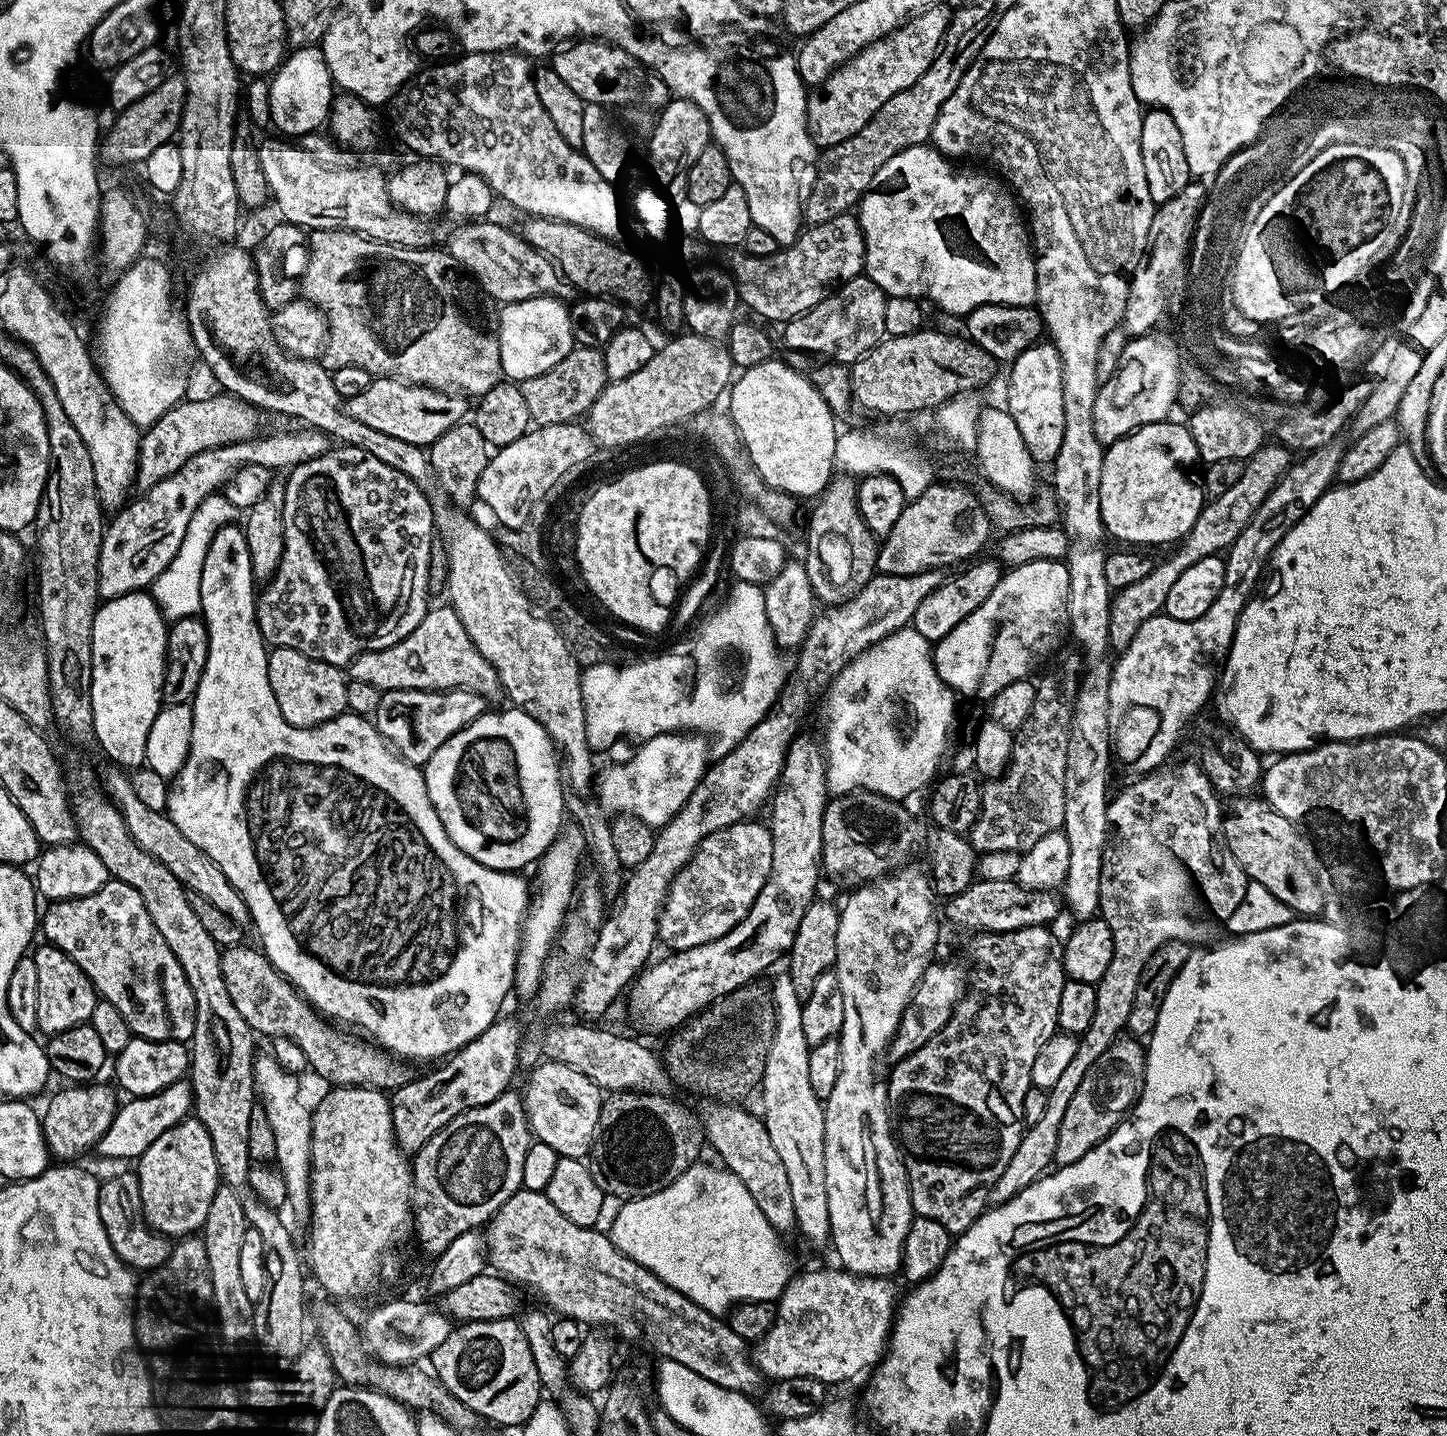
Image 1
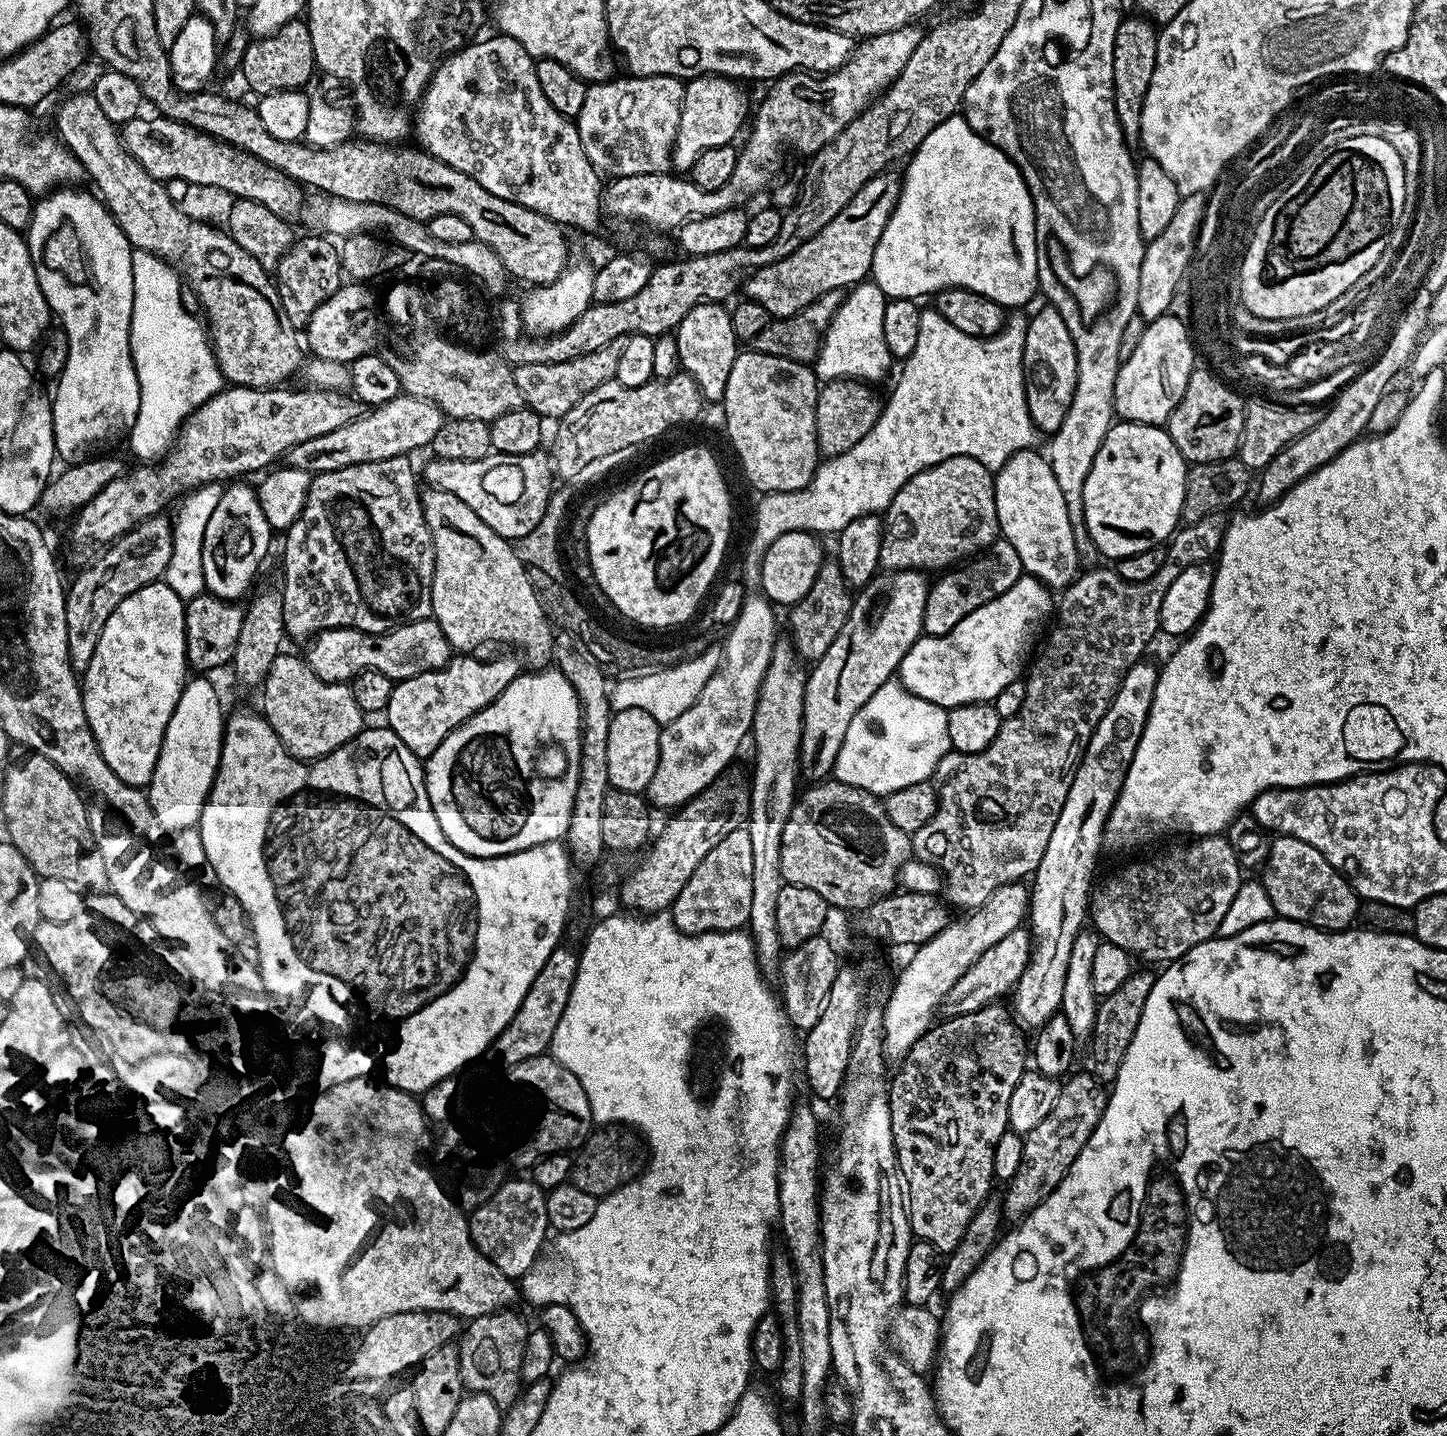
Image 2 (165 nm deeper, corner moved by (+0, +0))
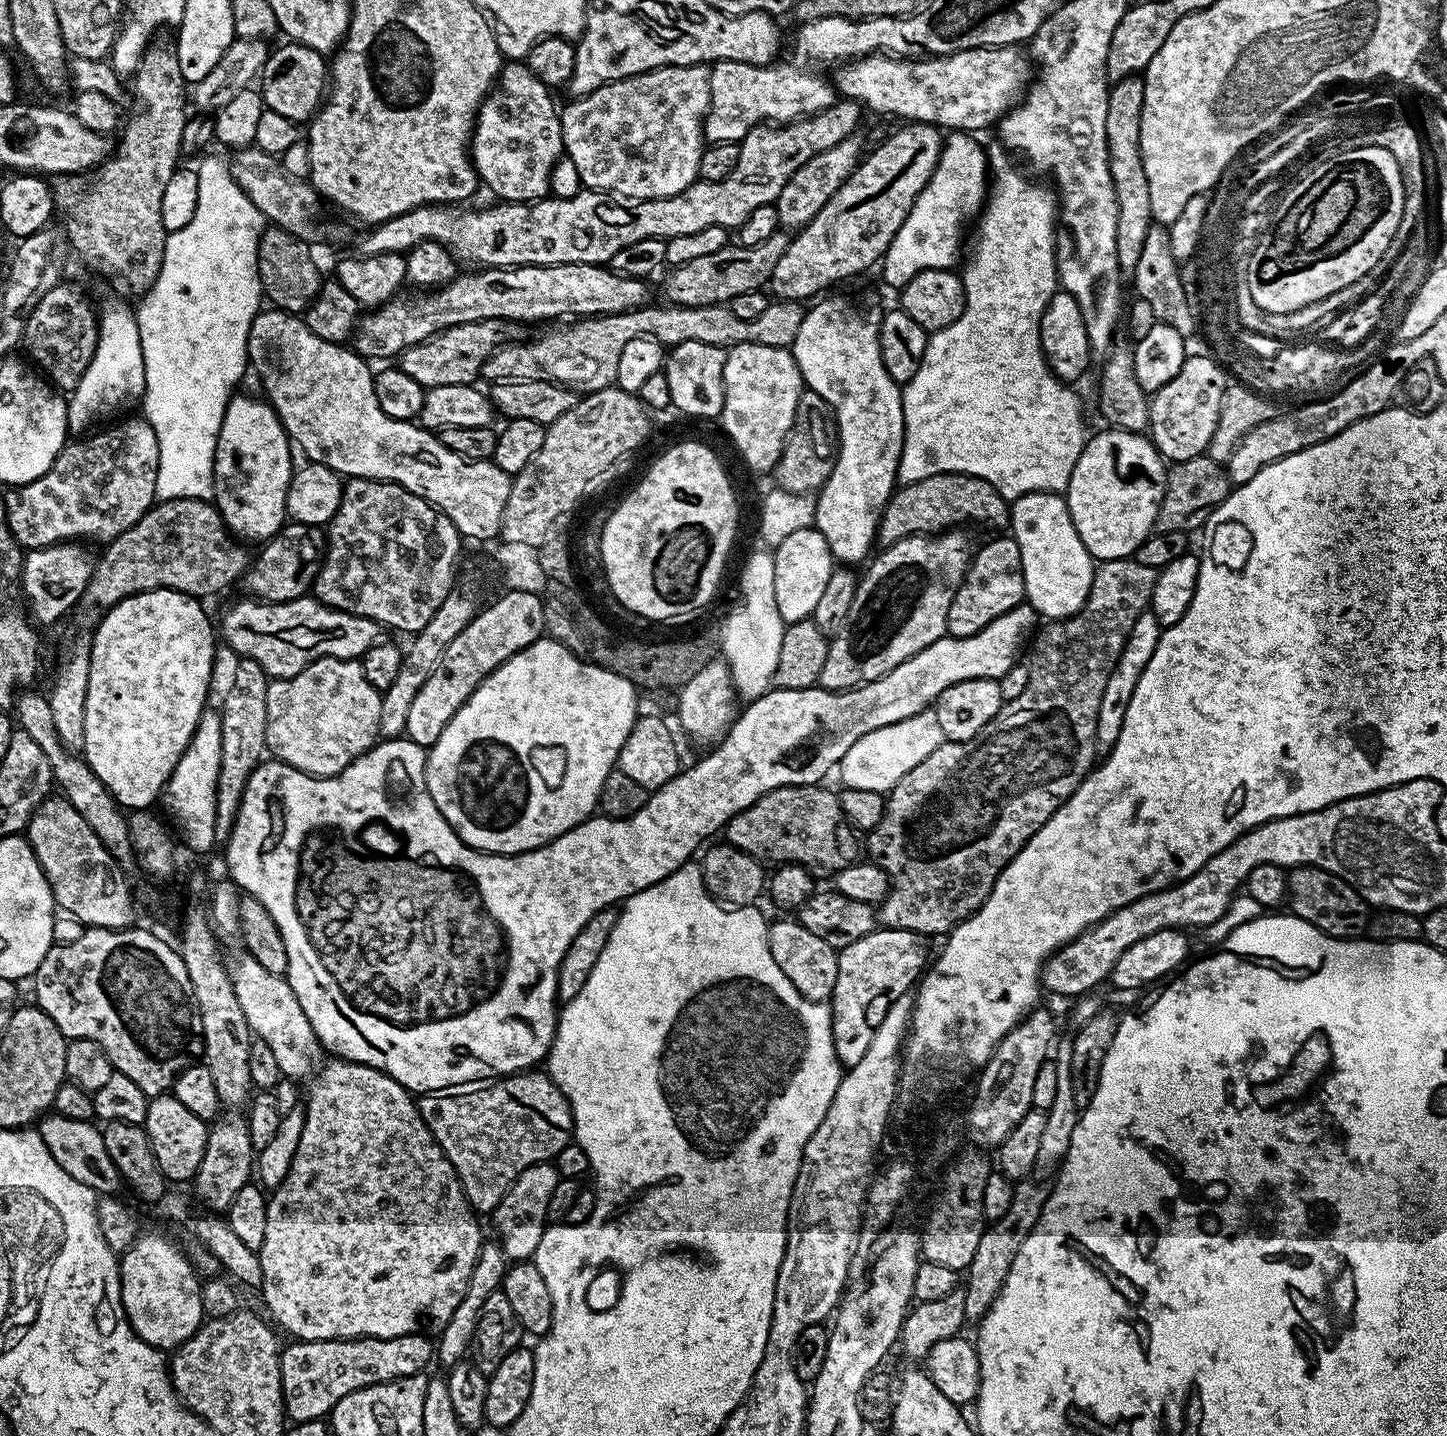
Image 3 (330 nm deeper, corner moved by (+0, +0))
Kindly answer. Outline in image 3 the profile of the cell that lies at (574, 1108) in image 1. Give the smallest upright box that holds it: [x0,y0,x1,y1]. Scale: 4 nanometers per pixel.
[418,1070,574,1214]

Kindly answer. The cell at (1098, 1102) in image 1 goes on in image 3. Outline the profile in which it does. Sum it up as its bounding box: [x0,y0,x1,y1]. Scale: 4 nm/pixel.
[962,1178,1049,1322]

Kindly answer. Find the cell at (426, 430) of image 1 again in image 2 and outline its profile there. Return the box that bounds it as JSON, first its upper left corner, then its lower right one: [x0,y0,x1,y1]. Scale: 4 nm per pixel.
[68,386,361,566]

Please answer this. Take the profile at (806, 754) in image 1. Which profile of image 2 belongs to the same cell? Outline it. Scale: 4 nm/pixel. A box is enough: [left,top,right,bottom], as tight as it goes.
[799,568,930,781]

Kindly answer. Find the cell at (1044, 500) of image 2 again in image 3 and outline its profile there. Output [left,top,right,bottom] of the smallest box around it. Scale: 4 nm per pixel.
[1010,492,1096,621]

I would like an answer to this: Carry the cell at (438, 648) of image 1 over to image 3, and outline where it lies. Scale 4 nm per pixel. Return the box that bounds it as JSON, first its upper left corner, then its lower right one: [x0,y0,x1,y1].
[222,595,382,678]

